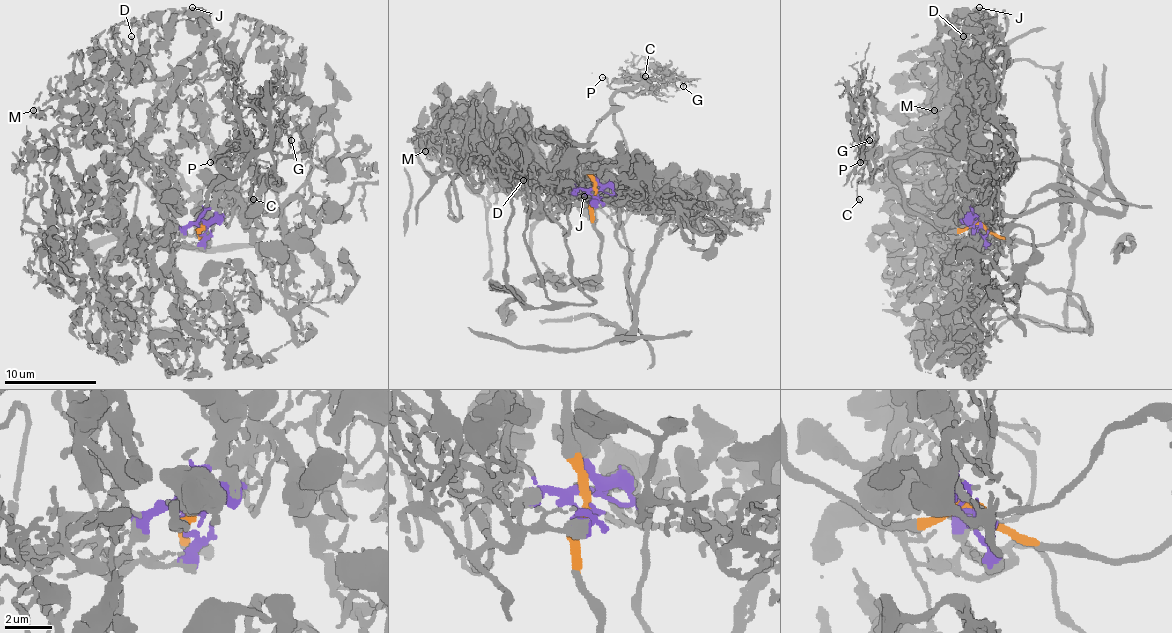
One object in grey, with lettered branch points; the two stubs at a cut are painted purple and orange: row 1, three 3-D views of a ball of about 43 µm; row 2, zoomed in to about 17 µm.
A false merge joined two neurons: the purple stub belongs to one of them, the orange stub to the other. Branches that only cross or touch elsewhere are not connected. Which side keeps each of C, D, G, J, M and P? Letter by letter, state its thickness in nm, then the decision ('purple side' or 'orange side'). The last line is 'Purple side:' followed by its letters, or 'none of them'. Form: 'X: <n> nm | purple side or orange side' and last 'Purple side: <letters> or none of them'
C: 150 nm | orange side
D: 150 nm | purple side
G: 140 nm | orange side
J: 150 nm | purple side
M: 220 nm | purple side
P: 150 nm | orange side
Purple side: D, J, M

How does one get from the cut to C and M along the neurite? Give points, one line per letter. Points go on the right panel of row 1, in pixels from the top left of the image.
C: (981, 227), (939, 231), (905, 203), (902, 185), (889, 164), (872, 173), (868, 157), (856, 185), (858, 199)
M: (981, 227), (965, 227), (949, 208), (953, 134), (939, 125), (946, 127), (944, 90), (919, 113), (935, 111)

